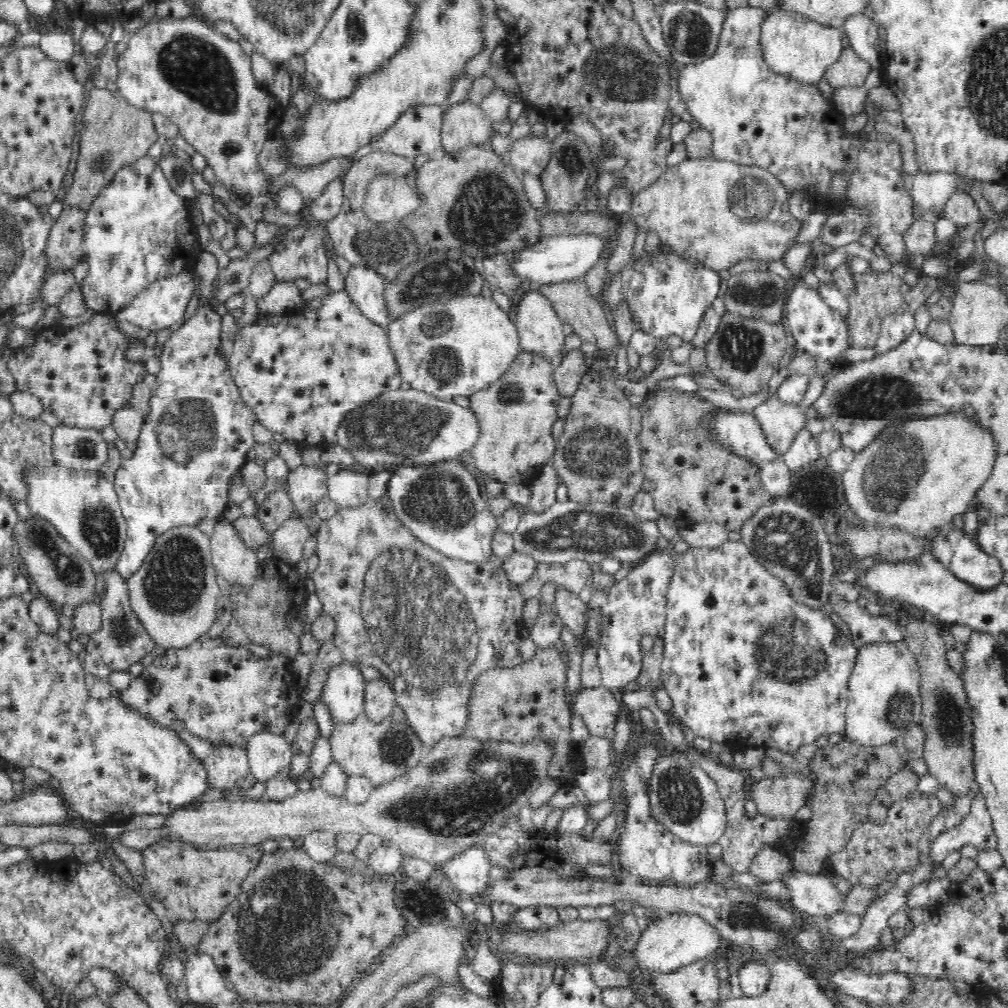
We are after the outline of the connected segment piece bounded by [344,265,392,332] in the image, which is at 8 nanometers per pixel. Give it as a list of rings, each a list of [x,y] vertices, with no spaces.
[[[353,266],[345,278],[344,290],[368,322],[382,327],[387,332],[392,317],[384,298],[385,279],[383,277],[368,266]]]

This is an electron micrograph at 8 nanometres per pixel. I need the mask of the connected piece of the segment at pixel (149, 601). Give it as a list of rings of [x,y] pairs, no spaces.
[[[197,524],[170,528],[157,537],[152,550],[148,552],[136,572],[128,577],[132,610],[143,621],[149,635],[157,644],[168,648],[182,648],[203,636],[216,620],[216,600],[222,595],[217,583],[217,574],[212,569],[210,536],[204,534]]]

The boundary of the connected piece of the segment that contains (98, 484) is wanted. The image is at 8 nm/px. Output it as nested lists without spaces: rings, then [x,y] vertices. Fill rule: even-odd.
[[[25,463],[18,469],[18,476],[25,487],[23,500],[32,517],[48,522],[83,554],[96,573],[116,566],[126,542],[127,523],[114,484],[102,472],[70,469],[57,463]]]

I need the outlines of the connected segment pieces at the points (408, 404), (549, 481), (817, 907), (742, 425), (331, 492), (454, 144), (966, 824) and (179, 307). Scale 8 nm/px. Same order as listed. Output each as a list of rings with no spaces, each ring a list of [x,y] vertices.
[[[412,387],[408,390],[398,388],[379,395],[348,414],[339,428],[339,445],[368,469],[398,465],[416,467],[418,464],[460,459],[462,454],[475,447],[480,431],[479,417],[470,406],[465,408],[464,404],[456,404],[452,399],[432,396],[432,392],[420,392]]]
[[[547,463],[538,471],[538,478],[532,486],[532,500],[529,505],[531,513],[544,513],[556,502],[559,472],[552,464]]]
[[[800,871],[790,872],[786,876],[791,891],[789,904],[803,912],[809,920],[812,916],[829,917],[843,910],[847,894],[838,890],[833,879]]]
[[[752,413],[720,415],[714,427],[715,432],[719,433],[719,440],[723,440],[728,449],[754,464],[767,464],[783,458],[768,443],[767,436]]]
[[[340,468],[339,472],[327,478],[327,495],[340,506],[359,507],[367,503],[371,474],[364,475]]]
[[[467,99],[445,108],[441,131],[442,150],[454,154],[468,146],[488,146],[494,126],[479,104]]]
[[[981,792],[972,796],[970,812],[958,826],[933,836],[931,858],[939,863],[945,856],[954,850],[960,851],[968,843],[973,844],[978,851],[997,848],[993,818]]]
[[[194,271],[172,274],[167,279],[160,279],[154,281],[147,289],[139,292],[124,308],[121,308],[116,314],[119,322],[124,321],[124,323],[130,323],[134,326],[148,329],[149,331],[162,330],[162,328],[170,328],[174,324],[178,324],[182,318],[184,318],[184,312],[186,312],[186,306],[189,299],[193,295],[193,289],[195,288],[195,281],[193,277],[196,276]]]

